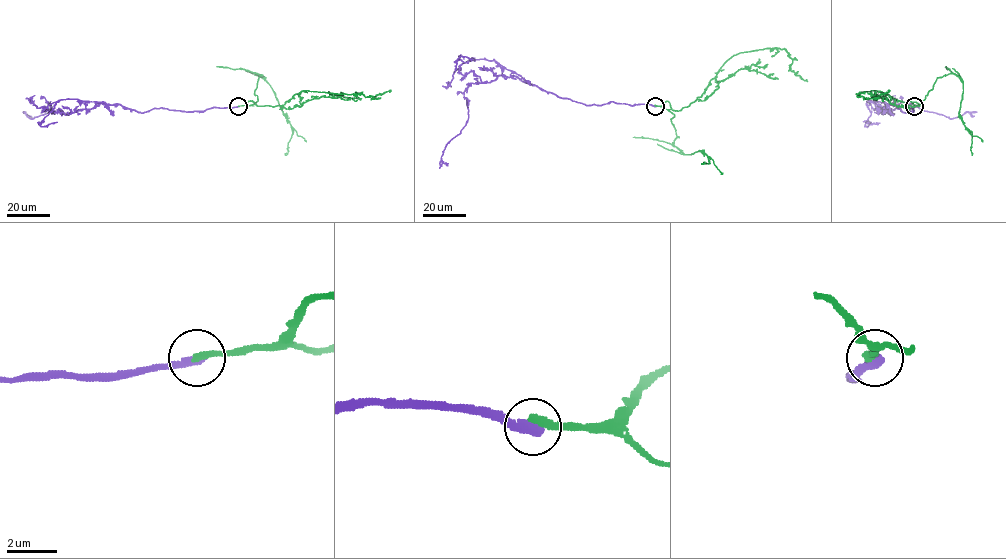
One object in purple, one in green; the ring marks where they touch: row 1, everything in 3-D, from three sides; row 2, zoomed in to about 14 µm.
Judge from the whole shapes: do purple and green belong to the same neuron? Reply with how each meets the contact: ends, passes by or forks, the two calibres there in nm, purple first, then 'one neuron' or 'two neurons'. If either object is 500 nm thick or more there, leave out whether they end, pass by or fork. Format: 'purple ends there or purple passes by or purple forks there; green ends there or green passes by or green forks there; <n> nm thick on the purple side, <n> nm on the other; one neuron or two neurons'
purple ends there; green ends there; 380 nm thick on the purple side, 280 nm on the other; two neurons

